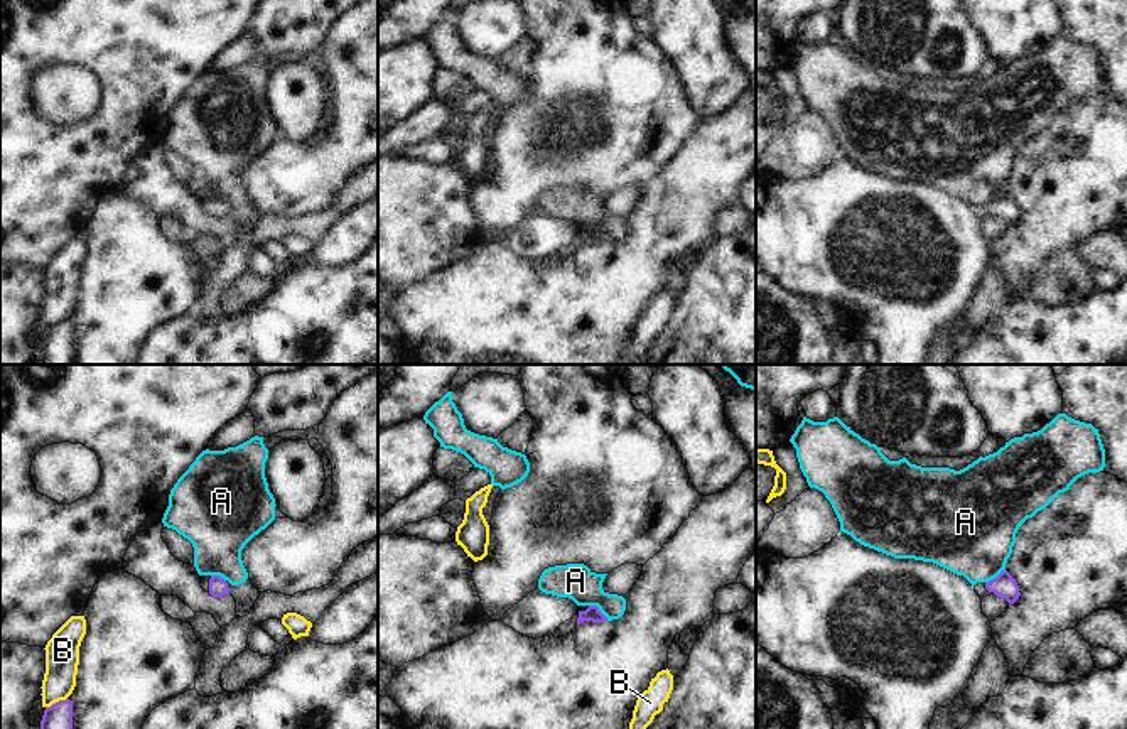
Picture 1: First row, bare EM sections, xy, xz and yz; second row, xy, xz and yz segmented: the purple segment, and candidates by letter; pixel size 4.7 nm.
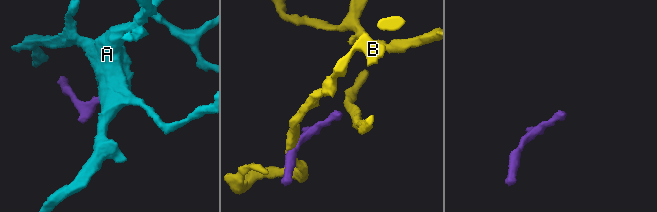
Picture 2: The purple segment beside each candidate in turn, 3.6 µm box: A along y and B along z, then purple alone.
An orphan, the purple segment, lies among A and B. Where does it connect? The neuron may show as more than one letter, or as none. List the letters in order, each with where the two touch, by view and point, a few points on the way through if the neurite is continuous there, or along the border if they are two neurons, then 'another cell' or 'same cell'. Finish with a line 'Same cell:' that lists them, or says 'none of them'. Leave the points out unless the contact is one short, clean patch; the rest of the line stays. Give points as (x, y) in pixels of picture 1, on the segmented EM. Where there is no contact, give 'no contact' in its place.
A: meets purple in xz at (598, 610); border along xz (589, 604), (594, 604), (608, 620); another cell
B: meets purple in xy at (56, 702); another cell
Same cell: none of them

